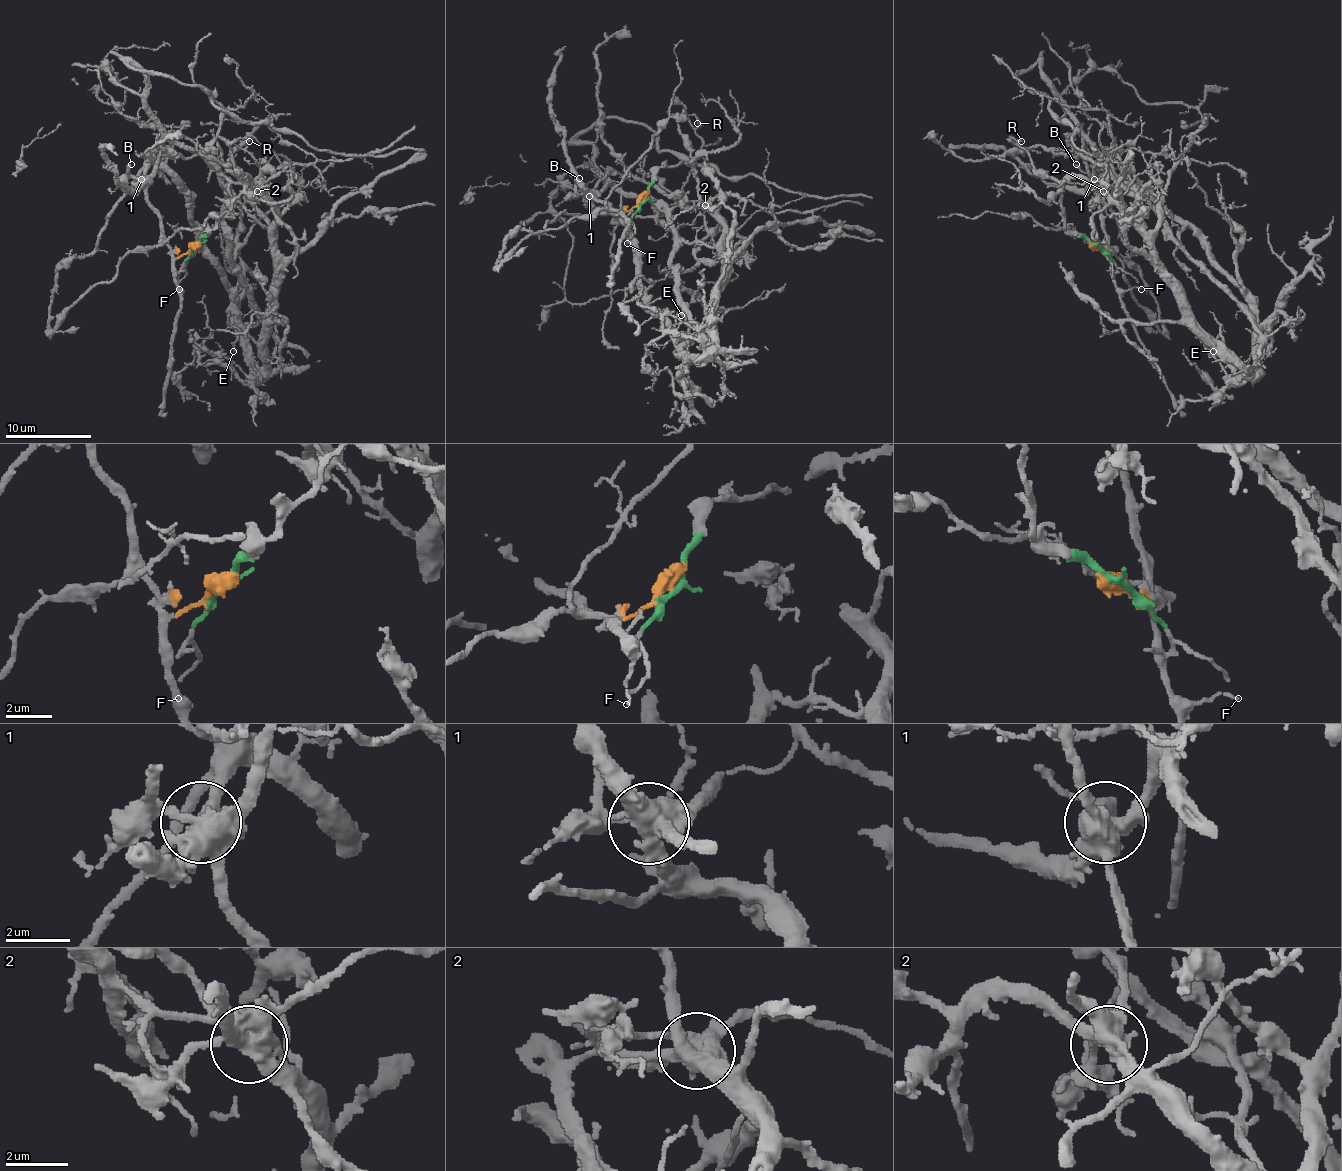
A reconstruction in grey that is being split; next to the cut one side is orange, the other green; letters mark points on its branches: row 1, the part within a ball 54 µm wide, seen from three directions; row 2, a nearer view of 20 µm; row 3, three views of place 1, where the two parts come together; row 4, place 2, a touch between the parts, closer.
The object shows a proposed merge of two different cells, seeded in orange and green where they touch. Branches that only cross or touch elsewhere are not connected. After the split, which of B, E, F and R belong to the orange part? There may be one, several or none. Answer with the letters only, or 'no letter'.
B, F

